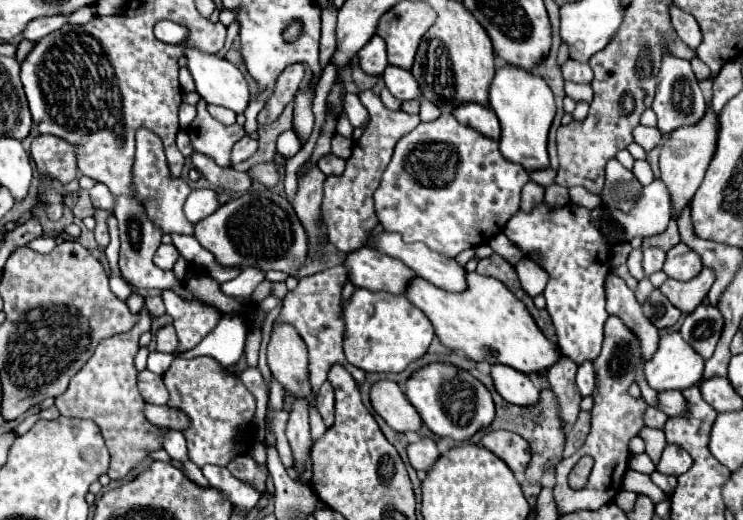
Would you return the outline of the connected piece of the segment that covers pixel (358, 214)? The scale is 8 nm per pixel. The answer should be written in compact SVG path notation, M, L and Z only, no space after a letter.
M373 91L359 93L361 103L367 107L371 115L369 127L363 131L363 135L353 145L353 155L347 161L347 169L341 177L327 177L325 179L325 197L323 197L323 223L327 227L329 241L343 253L353 253L367 245L369 233L379 225L375 207L373 207L373 193L379 187L381 175L387 169L395 143L413 131L419 125L419 115L409 115L405 111L391 111L387 109L379 95Z

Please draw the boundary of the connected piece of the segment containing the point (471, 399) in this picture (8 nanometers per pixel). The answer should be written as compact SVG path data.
M429 363L417 369L407 379L407 399L419 411L423 423L439 437L451 437L457 443L467 441L477 431L487 429L495 417L495 403L487 387L475 379L469 371L447 365L447 363Z

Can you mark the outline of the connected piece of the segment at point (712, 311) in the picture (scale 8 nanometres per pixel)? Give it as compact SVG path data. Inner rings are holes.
M701 303L693 313L689 313L681 325L683 339L695 347L695 351L709 359L715 351L715 345L723 331L723 315L717 307Z

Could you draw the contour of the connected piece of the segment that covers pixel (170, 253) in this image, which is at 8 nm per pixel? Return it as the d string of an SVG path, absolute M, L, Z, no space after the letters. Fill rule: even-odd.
M161 245L153 257L153 263L159 269L173 269L173 263L177 261L177 257L179 257L179 251L173 245Z

